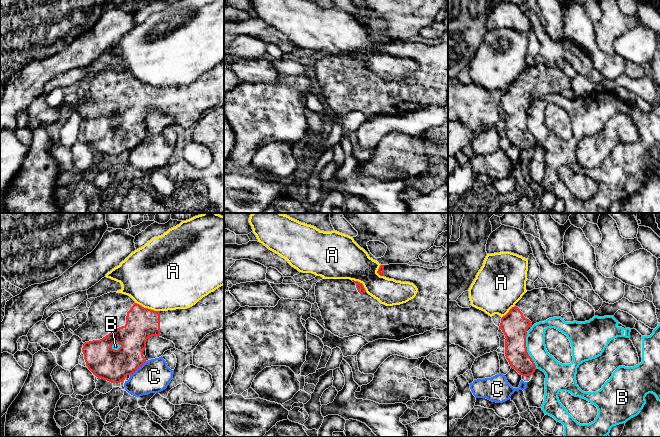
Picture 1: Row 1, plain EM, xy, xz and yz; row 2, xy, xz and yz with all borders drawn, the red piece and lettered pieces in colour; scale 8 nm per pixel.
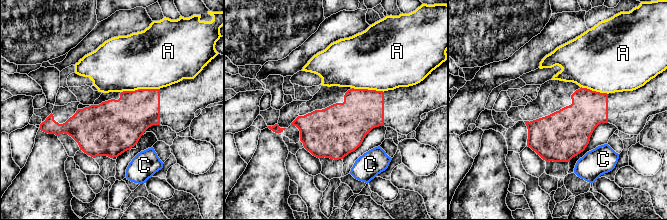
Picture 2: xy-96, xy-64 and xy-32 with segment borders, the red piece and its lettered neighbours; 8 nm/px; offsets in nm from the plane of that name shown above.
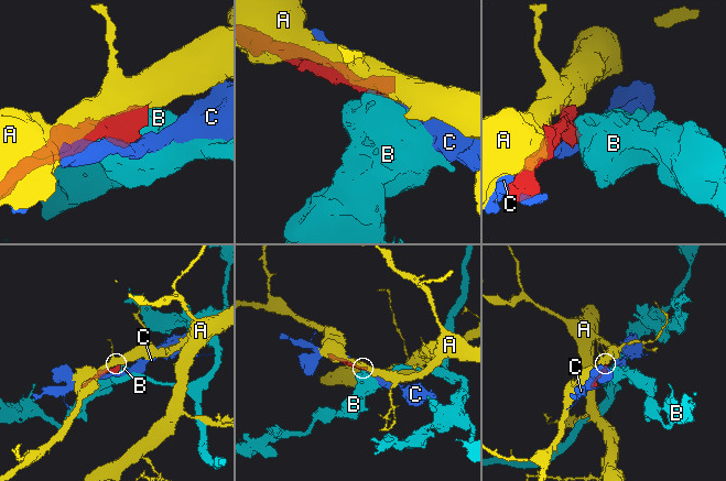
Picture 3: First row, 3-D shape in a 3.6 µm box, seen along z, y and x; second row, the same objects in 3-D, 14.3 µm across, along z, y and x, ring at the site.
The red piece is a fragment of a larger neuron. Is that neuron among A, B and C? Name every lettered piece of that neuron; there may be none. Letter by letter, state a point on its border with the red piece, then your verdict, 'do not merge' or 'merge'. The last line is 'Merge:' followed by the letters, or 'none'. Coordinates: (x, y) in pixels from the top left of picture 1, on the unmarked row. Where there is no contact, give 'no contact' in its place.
A: xy (147, 84) | do not merge
B: yz (526, 126) | do not merge
C: xy (138, 143) | do not merge
Merge: none

